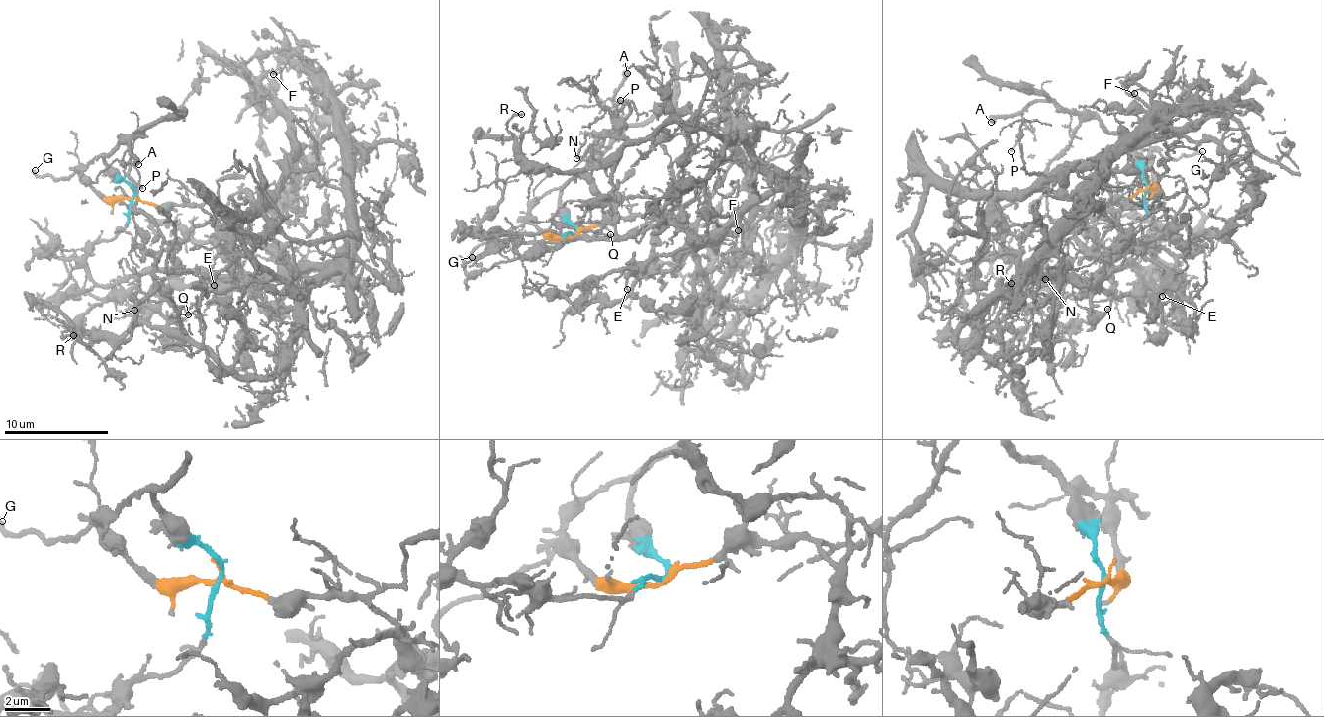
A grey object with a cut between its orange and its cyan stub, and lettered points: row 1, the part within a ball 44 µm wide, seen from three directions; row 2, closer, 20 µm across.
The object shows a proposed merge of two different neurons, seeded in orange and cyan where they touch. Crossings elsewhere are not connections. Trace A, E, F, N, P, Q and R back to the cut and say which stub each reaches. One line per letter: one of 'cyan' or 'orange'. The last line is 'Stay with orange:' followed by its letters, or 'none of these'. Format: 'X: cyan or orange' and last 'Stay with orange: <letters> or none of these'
A: cyan
E: orange
F: orange
N: orange
P: cyan
Q: orange
R: orange
Stay with orange: E, F, N, Q, R

